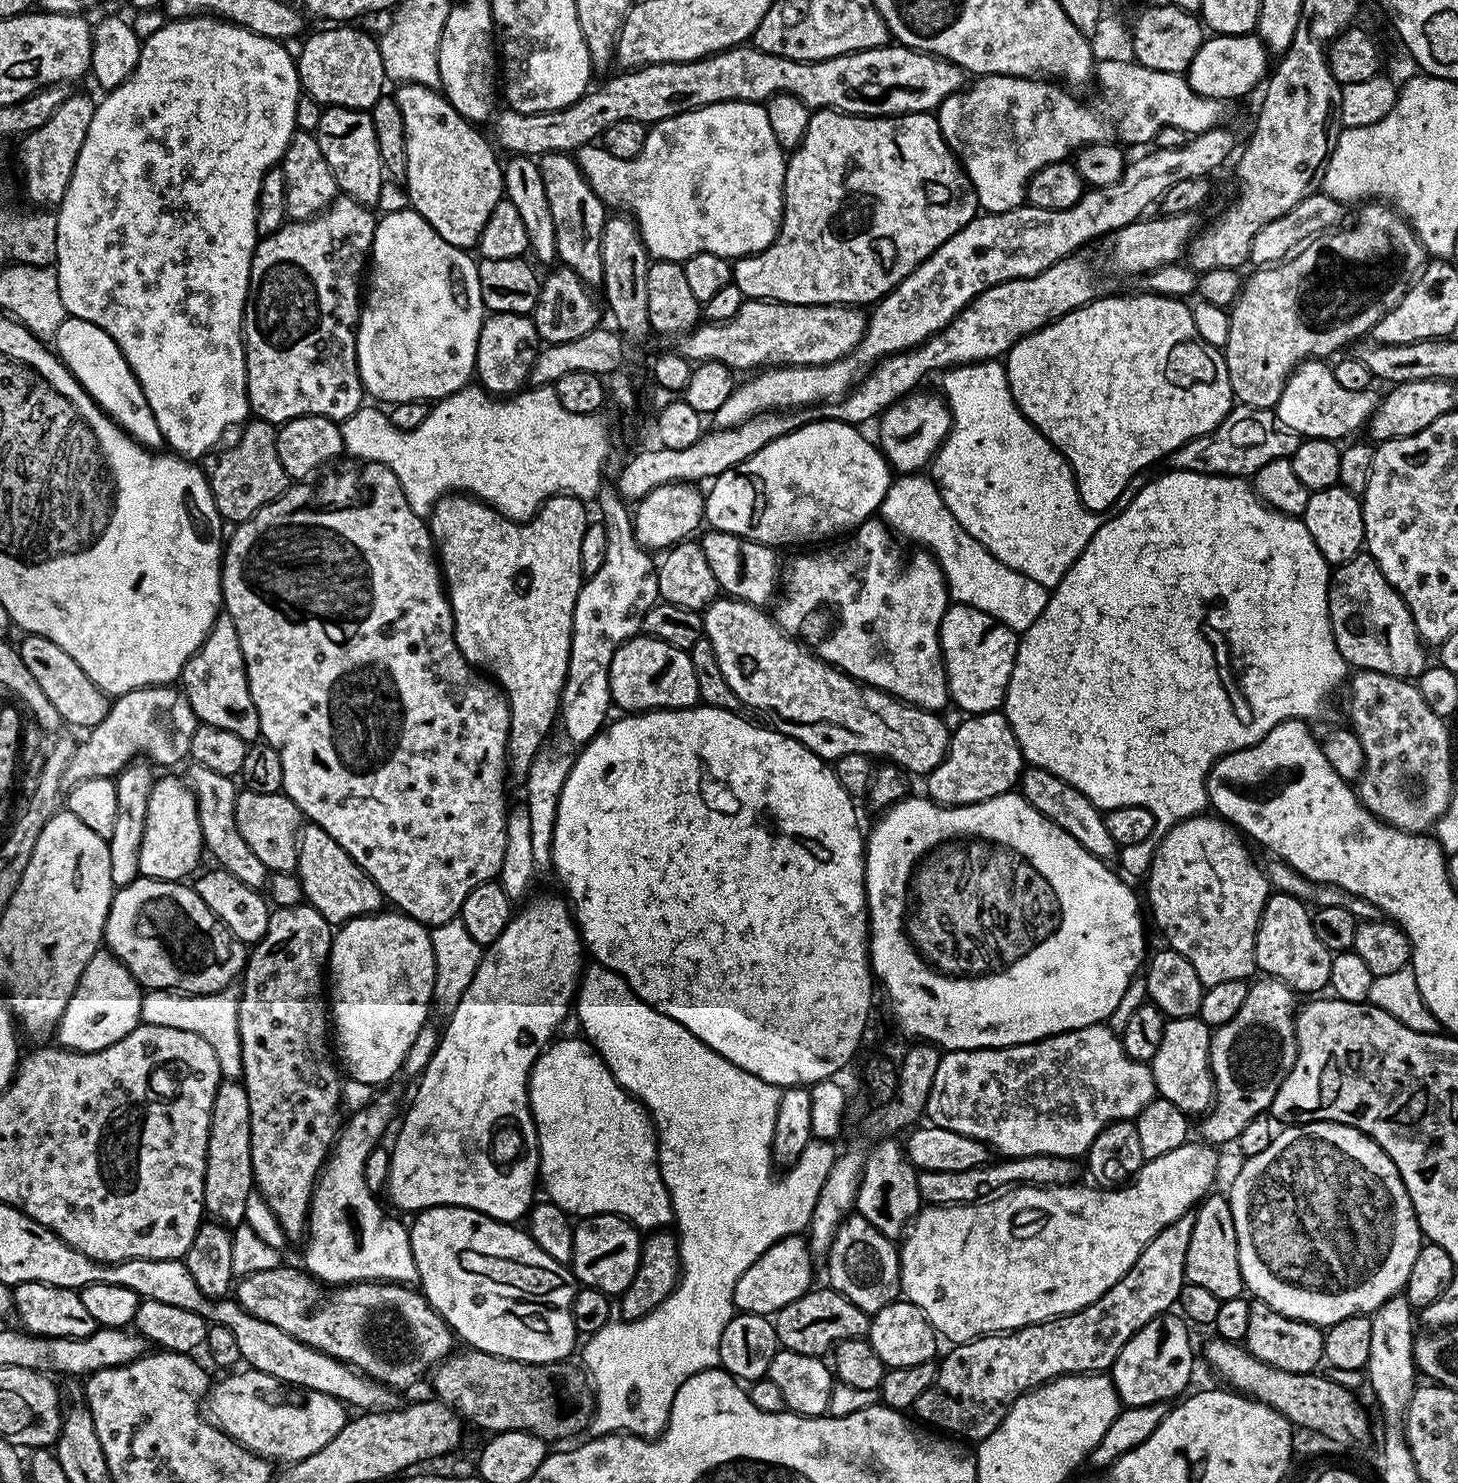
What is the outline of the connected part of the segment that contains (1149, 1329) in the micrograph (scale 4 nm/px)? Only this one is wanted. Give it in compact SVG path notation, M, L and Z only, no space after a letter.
M1165 1314L1146 1322L1146 1326L1122 1346L1110 1375L1125 1407L1164 1404L1175 1401L1185 1391L1183 1388L1192 1380L1192 1340L1188 1331L1189 1325L1179 1315Z

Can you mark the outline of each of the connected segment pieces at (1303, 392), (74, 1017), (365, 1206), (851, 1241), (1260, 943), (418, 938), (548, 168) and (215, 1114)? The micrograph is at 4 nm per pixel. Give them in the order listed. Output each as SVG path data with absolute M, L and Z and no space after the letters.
M1309 358L1292 371L1274 411L1301 438L1317 436L1340 442L1348 438L1343 436L1348 436L1359 428L1361 431L1372 419L1374 410L1381 401L1381 397L1374 393L1372 390L1342 390L1338 378L1334 378L1331 367L1323 359Z
M101 950L86 962L82 978L74 994L66 1002L66 1010L54 1029L59 1047L73 1052L97 1052L130 1034L141 1023L142 989L121 960Z
M382 1092L376 1094L365 1108L353 1111L349 1120L347 1117L312 1190L303 1267L314 1274L317 1281L328 1286L365 1282L412 1286L420 1278L408 1237L409 1225L403 1224L399 1215L384 1212L364 1177L366 1162L383 1141L380 1139L396 1112L395 1094Z
M849 1214L838 1226L834 1242L826 1254L828 1260L827 1283L838 1294L842 1294L858 1310L875 1314L901 1295L900 1253L893 1237L882 1234L866 1218Z
M1284 892L1269 895L1256 931L1254 954L1257 969L1265 977L1281 980L1297 993L1320 994L1323 993L1320 991L1328 988L1333 953L1328 952L1322 942L1318 942L1309 905L1303 904L1298 898Z
M381 910L370 916L359 916L339 925L338 931L332 938L332 949L328 955L328 966L326 969L326 976L330 981L330 1024L334 1029L334 1048L338 1053L339 1063L342 1065L343 1071L351 1079L373 1086L384 1086L380 1084L394 1079L396 1075L398 1077L401 1075L406 1054L410 1054L410 1046L414 1046L414 1040L418 1038L420 1031L429 1023L428 1008L430 1012L434 1004L432 991L434 990L434 982L436 981L436 963L434 962L431 931L425 925L420 924L414 918L405 916L399 910L388 911Z
M551 152L539 157L540 173L542 174L542 186L546 186L546 202L550 202L550 214L554 218L554 234L558 238L558 260L563 267L574 270L578 278L589 288L596 290L604 283L602 274L602 230L606 219L606 206L594 194L590 182L582 174L582 170L576 164L575 155L567 152Z
M221 1079L210 1118L204 1175L204 1210L215 1223L235 1229L245 1223L247 1199L254 1193L250 1154L250 1098L243 1083Z

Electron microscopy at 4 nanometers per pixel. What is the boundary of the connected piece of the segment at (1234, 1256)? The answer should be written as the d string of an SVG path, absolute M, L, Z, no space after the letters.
M1209 1194L1195 1209L1190 1230L1190 1247L1186 1250L1184 1278L1189 1284L1210 1290L1210 1294L1221 1301L1245 1295L1244 1279L1238 1262L1238 1234L1234 1230L1234 1214L1227 1195Z

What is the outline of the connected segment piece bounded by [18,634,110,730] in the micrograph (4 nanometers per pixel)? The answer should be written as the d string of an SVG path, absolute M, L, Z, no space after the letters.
M31 634L23 638L25 640L18 644L22 662L26 662L26 670L30 670L34 682L42 686L42 694L46 694L46 698L50 698L54 705L54 710L58 710L61 721L65 725L73 724L76 728L84 728L83 730L91 730L95 724L102 722L110 707L108 693L90 682L86 670L82 670L82 666L78 666L78 662L74 662L74 658L70 658L62 646L50 642L50 638Z

